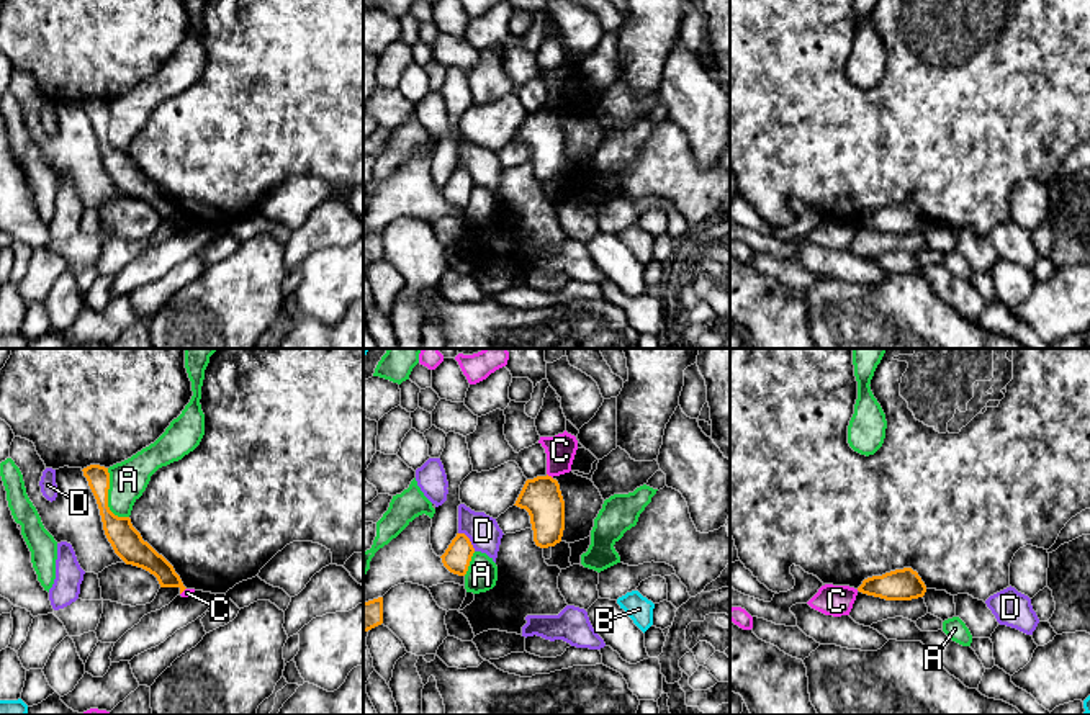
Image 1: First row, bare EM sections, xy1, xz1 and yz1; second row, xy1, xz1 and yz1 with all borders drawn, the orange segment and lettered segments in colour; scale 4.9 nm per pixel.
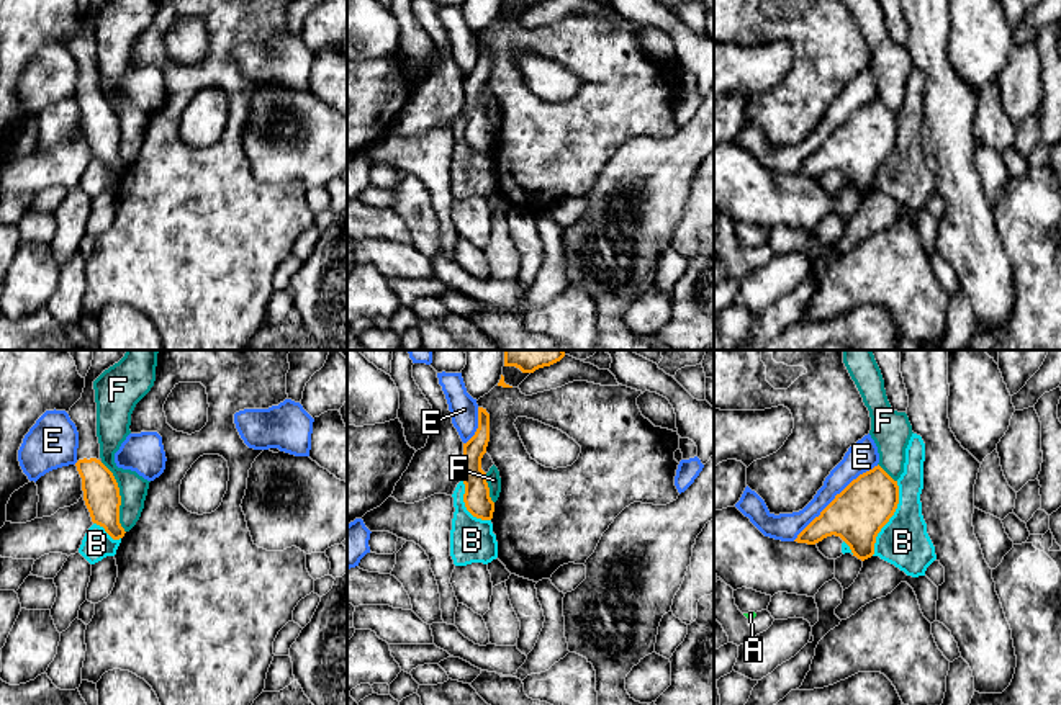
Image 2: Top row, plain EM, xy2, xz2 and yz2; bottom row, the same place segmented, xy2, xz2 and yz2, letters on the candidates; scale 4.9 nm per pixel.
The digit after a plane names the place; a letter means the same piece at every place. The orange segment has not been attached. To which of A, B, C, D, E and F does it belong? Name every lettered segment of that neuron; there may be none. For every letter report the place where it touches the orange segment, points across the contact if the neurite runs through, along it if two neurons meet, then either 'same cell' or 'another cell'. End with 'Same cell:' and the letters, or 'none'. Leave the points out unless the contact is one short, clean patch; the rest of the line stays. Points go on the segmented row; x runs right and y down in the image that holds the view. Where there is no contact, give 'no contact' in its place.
A: meets orange in xy1 at (107, 498); another cell
B: meets orange in yz2 at (889, 517); border along yz2 (898, 481), (898, 507), (878, 534), (871, 555); another cell
C: meets orange in xz1 at (550, 476); border along xz1 (547, 473), (552, 478); another cell
D: meets orange in xz1 at (468, 540); border along xz1 (459, 532), (468, 539), (475, 550); another cell
E: meets orange in yz2 at (835, 498); another cell
F: meets orange in xy2 at (120, 498); another cell
Same cell: none

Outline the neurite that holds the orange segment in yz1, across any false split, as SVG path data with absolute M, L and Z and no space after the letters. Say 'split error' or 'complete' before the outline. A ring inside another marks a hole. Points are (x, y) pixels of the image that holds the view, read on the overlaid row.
complete; M912 568L895 569L863 581L859 592L885 600L912 600L923 597L926 586Z

